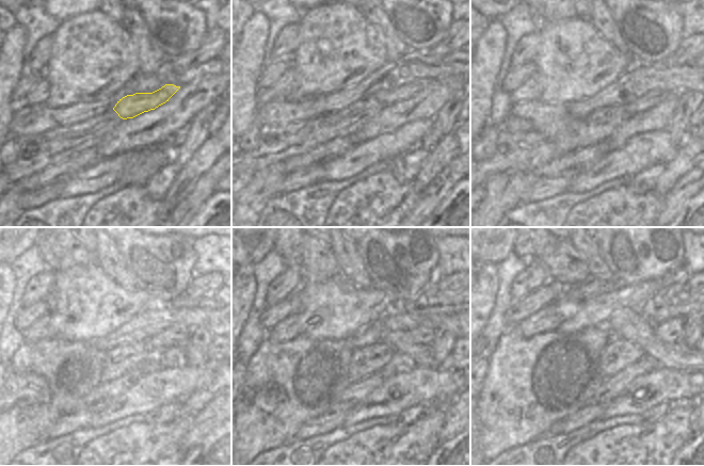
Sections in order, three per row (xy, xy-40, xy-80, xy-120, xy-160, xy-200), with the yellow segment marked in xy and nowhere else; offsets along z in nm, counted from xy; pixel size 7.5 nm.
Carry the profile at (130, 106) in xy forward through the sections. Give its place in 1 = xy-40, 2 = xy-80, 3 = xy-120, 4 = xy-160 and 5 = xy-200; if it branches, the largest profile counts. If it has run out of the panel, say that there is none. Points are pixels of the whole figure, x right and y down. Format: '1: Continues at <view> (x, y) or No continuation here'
1: Continues at xy-40 (392, 97)
2: Continues at xy-80 (650, 99)
3: Continues at xy-120 (176, 336)
4: Continues at xy-160 (421, 335)
5: Continues at xy-200 (669, 332).

